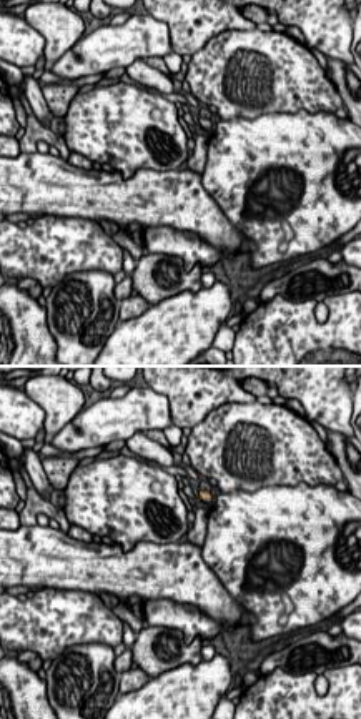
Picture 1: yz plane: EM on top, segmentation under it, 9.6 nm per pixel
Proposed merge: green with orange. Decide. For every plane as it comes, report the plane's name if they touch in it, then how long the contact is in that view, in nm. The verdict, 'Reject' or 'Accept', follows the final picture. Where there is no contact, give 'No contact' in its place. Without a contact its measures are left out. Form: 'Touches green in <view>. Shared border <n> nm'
No contact

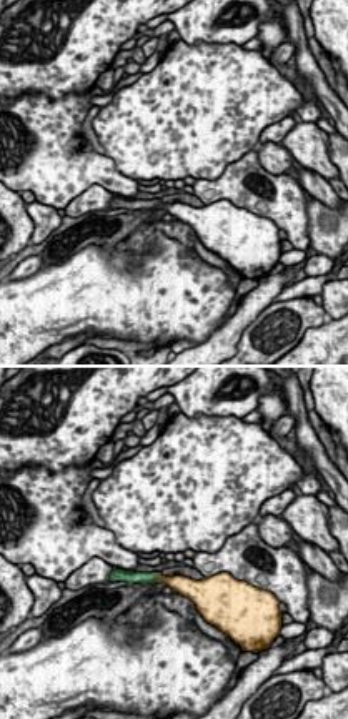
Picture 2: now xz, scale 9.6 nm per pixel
Touches green in xz. Shared border 100 nm

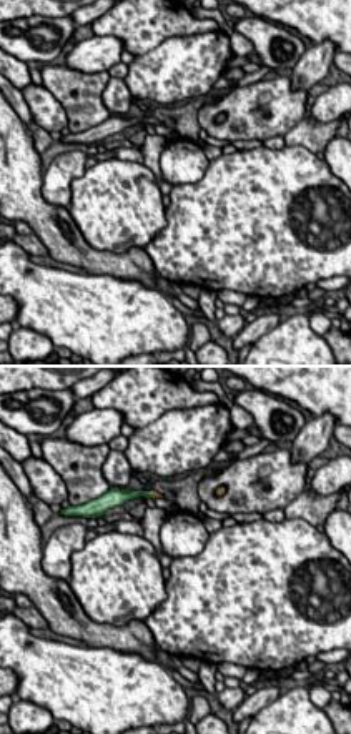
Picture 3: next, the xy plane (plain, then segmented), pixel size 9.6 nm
Touches green in xy. Shared border 70 nm

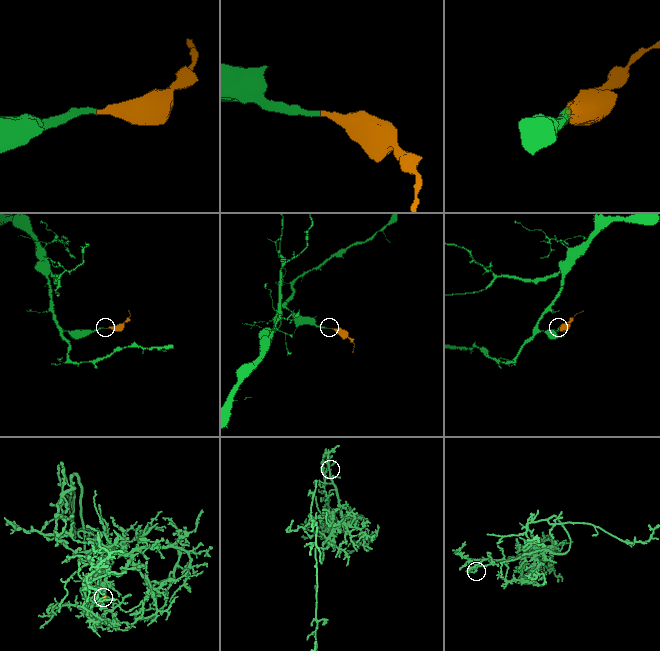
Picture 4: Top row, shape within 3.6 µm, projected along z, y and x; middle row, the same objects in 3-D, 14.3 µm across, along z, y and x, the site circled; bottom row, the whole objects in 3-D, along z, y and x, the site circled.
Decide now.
Accept

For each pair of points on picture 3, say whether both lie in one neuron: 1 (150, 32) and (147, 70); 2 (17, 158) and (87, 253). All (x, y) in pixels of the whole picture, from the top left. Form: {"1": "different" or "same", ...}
{"1": "different", "2": "same"}

